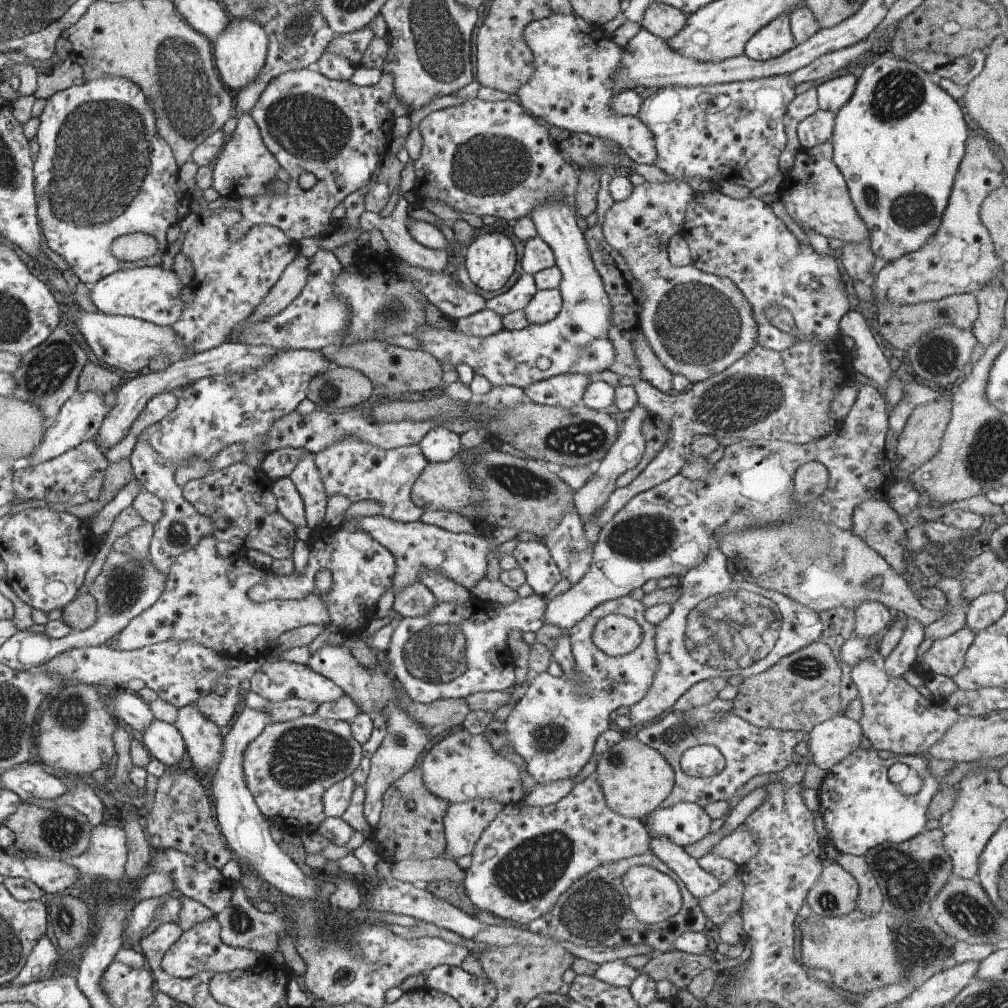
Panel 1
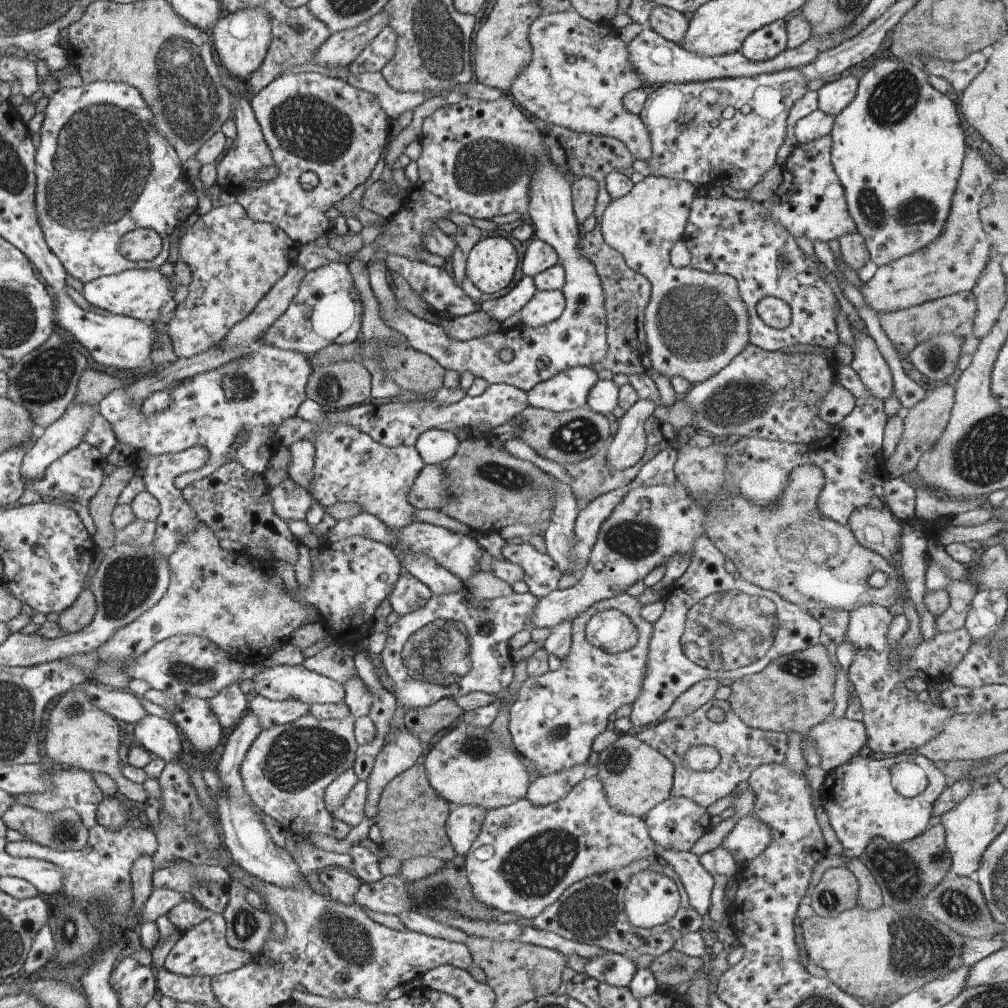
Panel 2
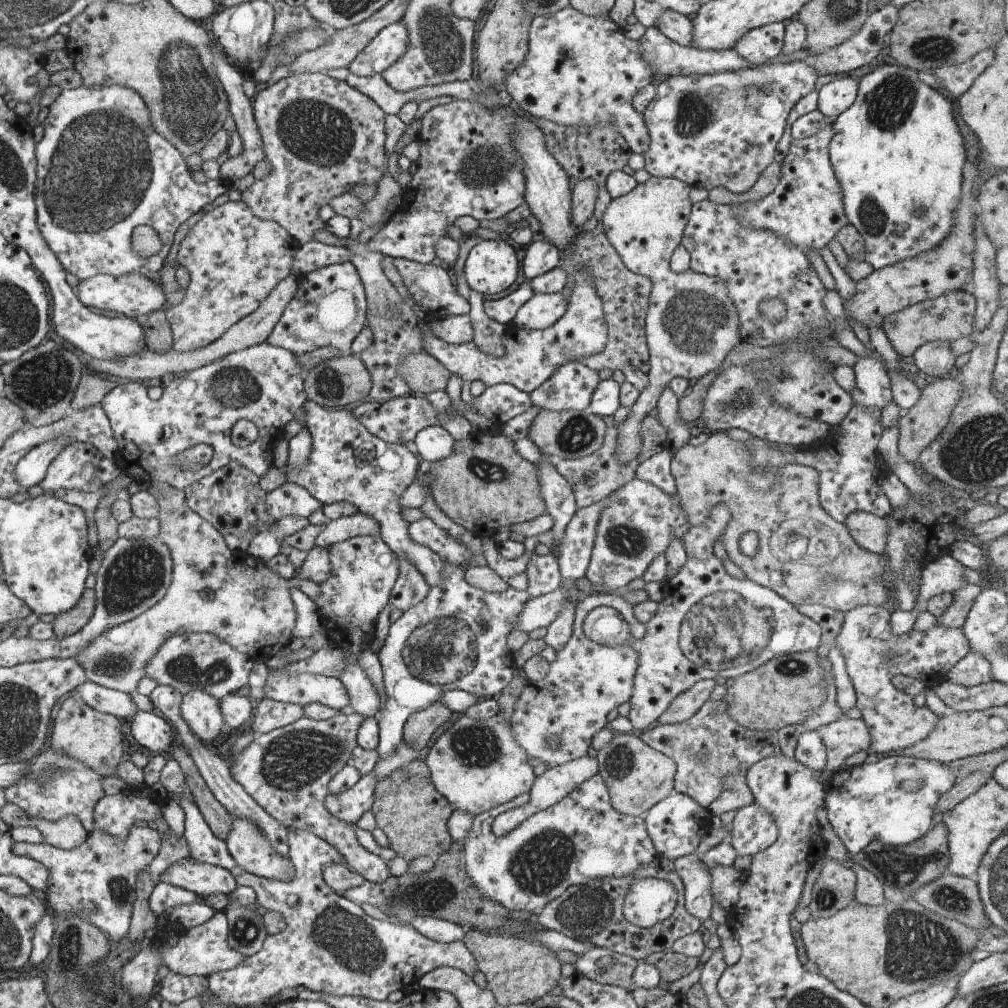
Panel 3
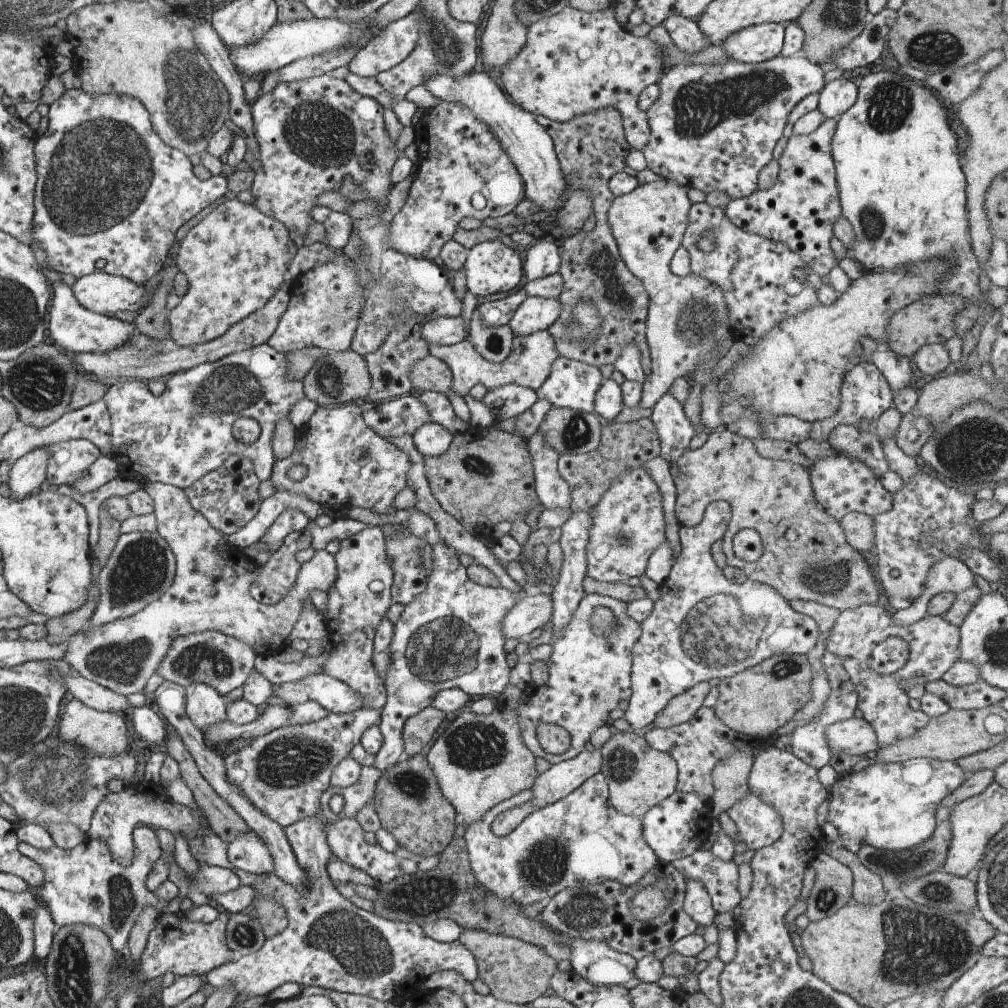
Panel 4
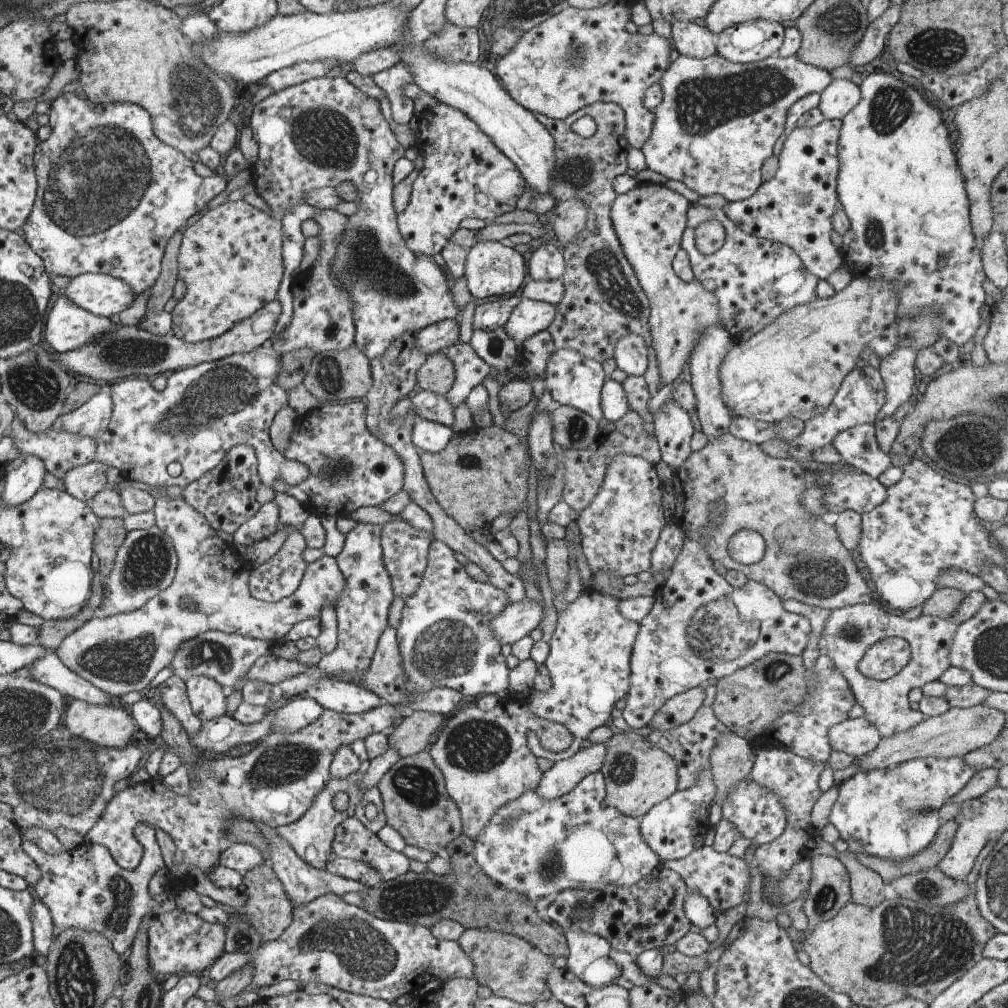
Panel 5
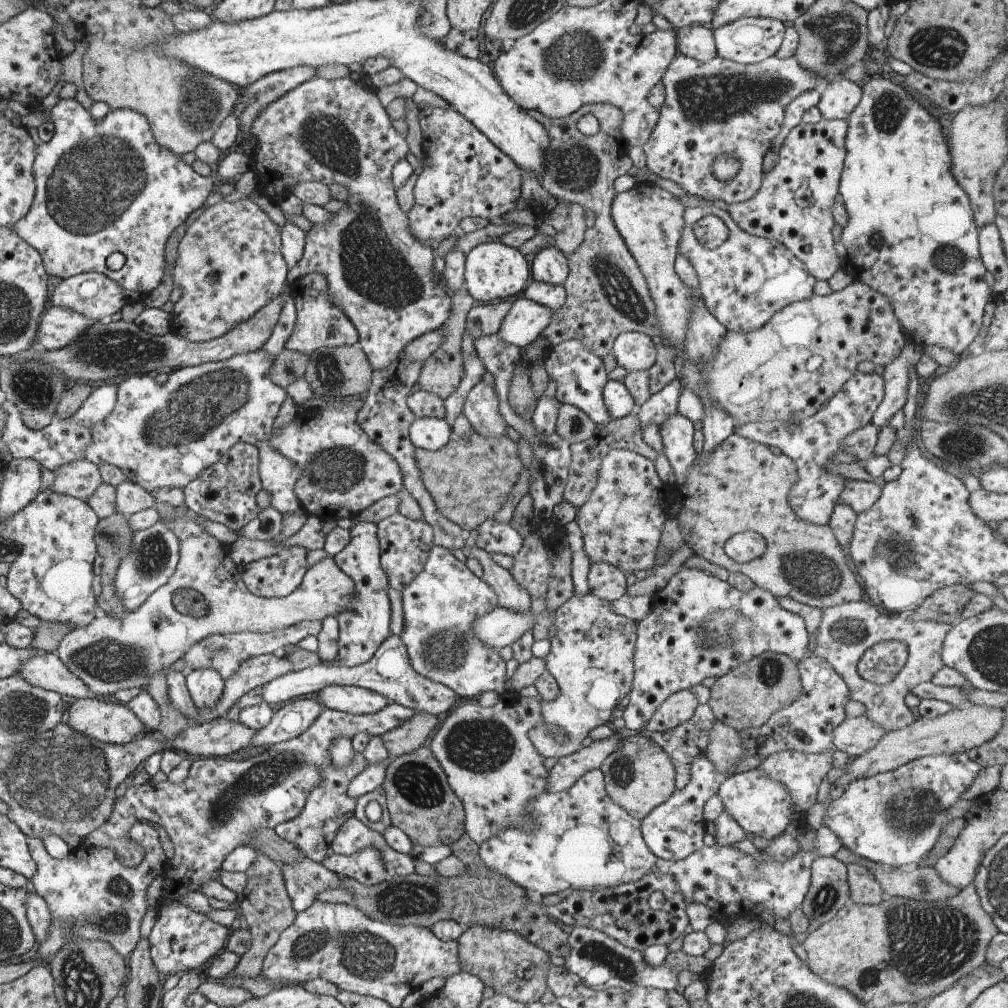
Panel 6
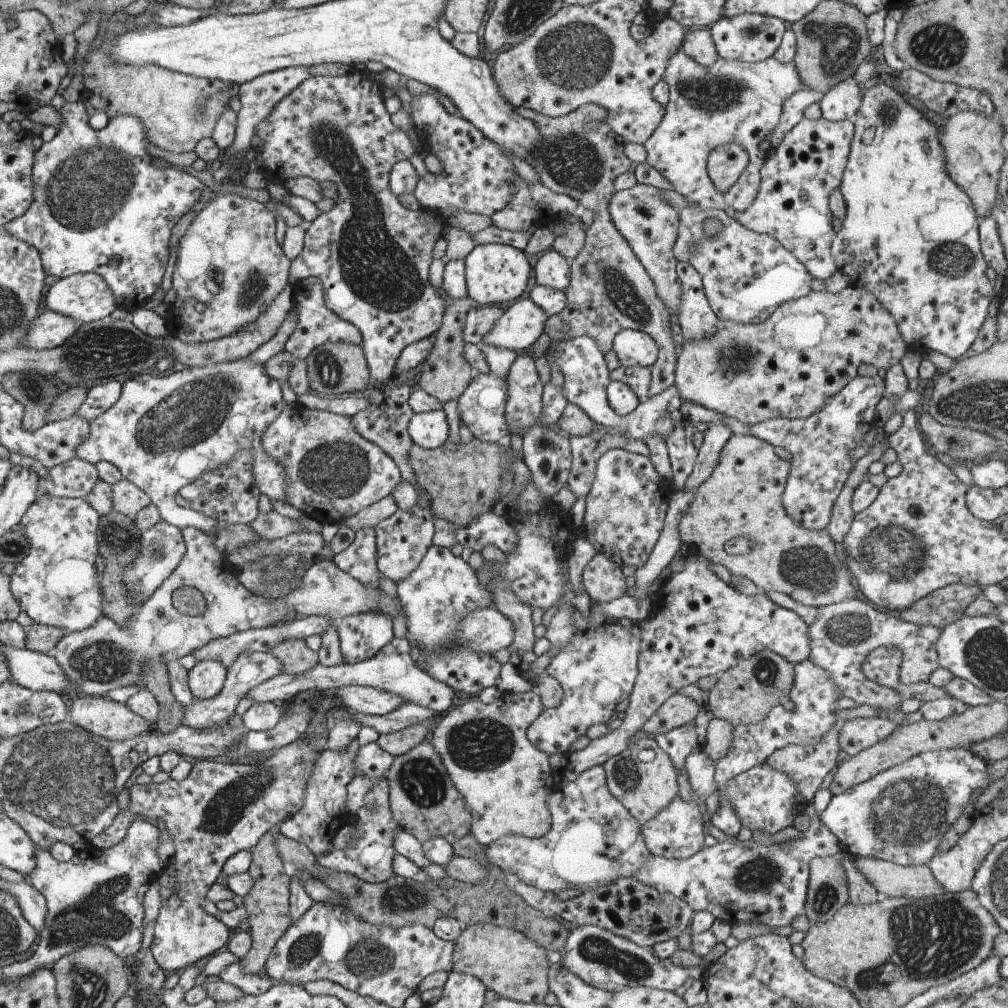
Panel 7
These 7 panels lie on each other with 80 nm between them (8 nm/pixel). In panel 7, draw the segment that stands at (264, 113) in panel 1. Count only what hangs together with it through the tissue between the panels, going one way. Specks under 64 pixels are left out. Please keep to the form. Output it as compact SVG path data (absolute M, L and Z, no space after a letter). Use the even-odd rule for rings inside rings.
M357 70L337 77L311 76L278 102L255 132L262 140L263 147L258 156L268 183L284 186L288 178L310 177L318 181L332 180L338 185L336 207L306 225L302 252L292 261L291 282L319 278L323 284L325 305L362 333L360 345L366 353L372 376L367 392L386 383L394 374L395 364L404 348L434 336L447 309L442 290L436 289L428 278L432 249L443 236L441 224L434 215L404 208L389 189L392 167L416 152L410 137L390 120L382 91L383 85L374 82L368 73Z

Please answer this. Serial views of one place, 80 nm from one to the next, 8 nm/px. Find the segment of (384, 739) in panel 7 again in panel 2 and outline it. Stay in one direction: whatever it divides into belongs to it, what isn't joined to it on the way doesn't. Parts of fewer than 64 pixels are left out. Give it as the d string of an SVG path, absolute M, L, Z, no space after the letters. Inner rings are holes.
M446 697L427 707L408 709L403 714L403 726L417 734L426 746L434 738L434 734L446 730L462 714L465 714L465 710L457 705L455 699Z

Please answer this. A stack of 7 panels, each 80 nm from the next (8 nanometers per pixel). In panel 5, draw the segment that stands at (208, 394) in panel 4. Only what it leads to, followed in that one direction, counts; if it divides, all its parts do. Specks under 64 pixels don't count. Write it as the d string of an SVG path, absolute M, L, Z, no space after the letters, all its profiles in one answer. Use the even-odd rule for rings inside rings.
M267 343L248 353L236 353L227 359L202 363L170 373L166 388L162 391L155 389L148 377L124 378L108 388L114 402L113 412L106 432L102 432L102 436L98 438L94 461L126 472L132 481L158 488L175 485L183 490L188 484L195 483L207 475L212 468L219 467L224 456L227 456L232 448L238 444L248 444L259 453L259 470L263 484L276 489L274 502L278 504L280 516L277 530L286 528L300 530L311 514L294 497L284 494L281 486L282 483L290 486L298 485L304 478L308 478L308 468L294 460L286 460L283 453L275 448L269 436L275 417L283 411L290 400L290 392L278 384L282 369L282 355L274 346ZM256 420L258 420L258 434L248 434L244 430L246 424L252 424Z

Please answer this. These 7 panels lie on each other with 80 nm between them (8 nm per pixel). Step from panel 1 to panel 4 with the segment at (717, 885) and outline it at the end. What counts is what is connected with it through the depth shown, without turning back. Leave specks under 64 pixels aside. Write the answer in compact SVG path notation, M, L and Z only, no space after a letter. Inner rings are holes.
M684 878L686 883L685 899L683 909L691 916L697 924L709 926L717 913L714 910L709 892L702 881Z

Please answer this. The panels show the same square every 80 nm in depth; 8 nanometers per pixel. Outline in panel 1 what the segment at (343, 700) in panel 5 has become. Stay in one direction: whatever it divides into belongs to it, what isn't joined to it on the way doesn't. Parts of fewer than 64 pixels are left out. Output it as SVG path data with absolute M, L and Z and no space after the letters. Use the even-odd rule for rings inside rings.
M267 660L259 670L256 670L252 676L251 689L259 694L263 699L278 702L290 697L298 697L309 701L318 701L320 703L332 702L344 695L343 690L328 677L317 673L310 665L283 661Z

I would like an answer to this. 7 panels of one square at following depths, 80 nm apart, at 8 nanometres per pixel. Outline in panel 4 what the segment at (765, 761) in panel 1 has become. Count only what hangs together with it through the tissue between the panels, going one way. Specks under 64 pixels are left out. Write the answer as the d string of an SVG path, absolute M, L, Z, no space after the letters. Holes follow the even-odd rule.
M702 705L696 714L688 720L687 723L676 725L672 728L652 728L644 735L645 741L648 746L660 747L665 750L676 762L677 762L677 785L676 791L682 791L685 793L697 793L700 797L709 799L713 793L713 768L724 760L729 760L735 753L748 753L748 756L756 758L757 753L765 751L764 742L762 738L766 736L752 737L750 735L741 735L731 728L728 728L727 724L715 713L714 708L706 707Z

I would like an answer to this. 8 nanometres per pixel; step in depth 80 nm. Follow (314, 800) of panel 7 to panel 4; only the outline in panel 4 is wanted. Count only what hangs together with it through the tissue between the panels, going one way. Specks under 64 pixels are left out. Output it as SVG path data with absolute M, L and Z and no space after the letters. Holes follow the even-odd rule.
M361 767L361 775L356 784L343 789L340 787L327 788L322 796L321 814L318 817L309 817L291 824L290 827L285 827L285 833L297 863L309 876L308 884L291 885L278 878L276 874L257 875L242 869L235 869L228 858L227 844L206 825L189 842L189 851L199 864L216 865L233 870L239 877L241 884L256 887L262 899L271 898L272 901L282 905L287 912L288 926L280 934L266 938L264 944L255 953L236 956L234 961L223 964L206 975L206 980L212 988L235 988L239 999L248 1000L259 996L267 997L278 986L282 986L286 982L296 982L299 986L308 988L315 986L341 993L366 995L379 1001L392 1001L394 996L404 994L406 988L414 988L414 986L422 984L428 975L436 971L453 970L459 972L471 983L479 977L474 955L459 940L443 943L430 938L424 932L422 925L418 923L393 921L362 910L362 908L354 906L347 897L344 897L328 876L327 865L333 852L331 845L327 843L327 824L338 819L354 821L360 810L375 798L375 786L380 777L381 772L376 767ZM335 794L340 794L344 798L344 807L339 813L334 813L328 805L330 798Z

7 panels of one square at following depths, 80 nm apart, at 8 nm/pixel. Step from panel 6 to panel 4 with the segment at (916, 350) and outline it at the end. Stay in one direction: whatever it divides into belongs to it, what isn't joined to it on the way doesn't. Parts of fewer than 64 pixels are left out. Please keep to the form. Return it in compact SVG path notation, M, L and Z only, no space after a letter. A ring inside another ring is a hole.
M875 350L869 356L886 377L893 396L895 397L904 387L910 386L911 370L910 359L903 357L892 350Z

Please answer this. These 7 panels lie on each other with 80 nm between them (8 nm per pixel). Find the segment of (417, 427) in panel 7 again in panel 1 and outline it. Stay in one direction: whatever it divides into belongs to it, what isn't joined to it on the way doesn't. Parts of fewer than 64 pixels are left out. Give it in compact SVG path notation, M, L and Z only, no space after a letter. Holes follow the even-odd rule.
M442 426L432 427L418 445L429 463L449 461L462 450L460 435Z

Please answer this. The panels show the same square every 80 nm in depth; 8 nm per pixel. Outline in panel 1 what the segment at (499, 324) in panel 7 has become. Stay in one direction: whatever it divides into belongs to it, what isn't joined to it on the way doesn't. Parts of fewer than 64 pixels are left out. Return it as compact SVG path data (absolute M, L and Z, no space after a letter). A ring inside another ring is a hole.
M559 289L539 290L524 309L525 315L530 323L542 324L558 316L562 303L563 298Z

